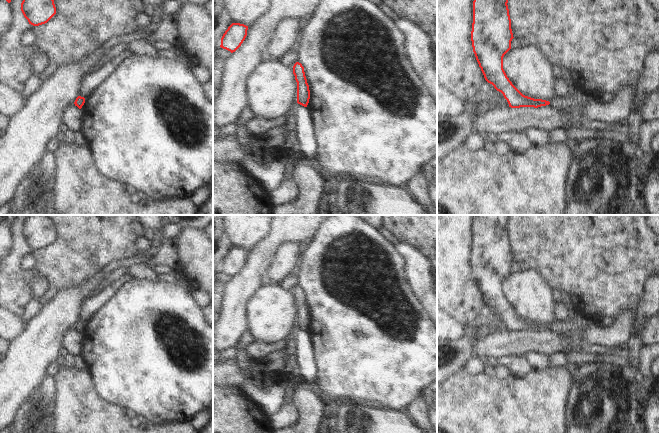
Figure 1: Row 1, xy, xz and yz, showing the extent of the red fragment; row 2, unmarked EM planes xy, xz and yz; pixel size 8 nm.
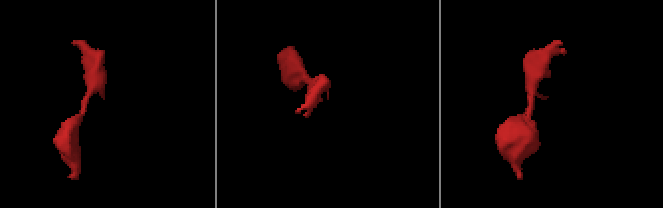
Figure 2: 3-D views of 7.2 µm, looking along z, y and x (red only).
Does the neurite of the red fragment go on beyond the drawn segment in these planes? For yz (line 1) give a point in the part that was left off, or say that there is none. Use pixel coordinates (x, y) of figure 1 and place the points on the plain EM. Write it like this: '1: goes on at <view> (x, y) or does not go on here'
1: does not go on here

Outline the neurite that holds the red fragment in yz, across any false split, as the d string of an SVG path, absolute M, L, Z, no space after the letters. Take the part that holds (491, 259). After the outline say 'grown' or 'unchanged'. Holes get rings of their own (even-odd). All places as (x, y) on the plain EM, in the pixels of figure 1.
M477 215L473 225L471 265L485 304L501 316L509 331L534 331L550 326L523 319L503 293L503 281L514 262L508 233L511 215Z | unchanged

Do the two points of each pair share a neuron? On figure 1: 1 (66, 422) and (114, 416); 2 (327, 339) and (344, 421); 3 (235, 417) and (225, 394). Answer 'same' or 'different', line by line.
1: same
2: different
3: same

